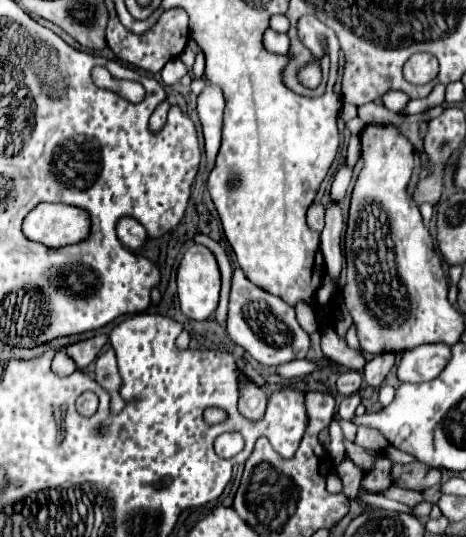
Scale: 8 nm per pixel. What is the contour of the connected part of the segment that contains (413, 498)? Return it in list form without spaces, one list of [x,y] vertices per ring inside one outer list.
[[[390,486],[386,492],[384,492],[384,496],[394,496],[394,500],[398,500],[398,502],[402,502],[402,504],[406,504],[408,508],[414,508],[416,504],[420,504],[424,498],[422,498],[422,494],[420,492],[414,492],[414,490],[406,490],[406,488],[400,488],[400,486]]]

